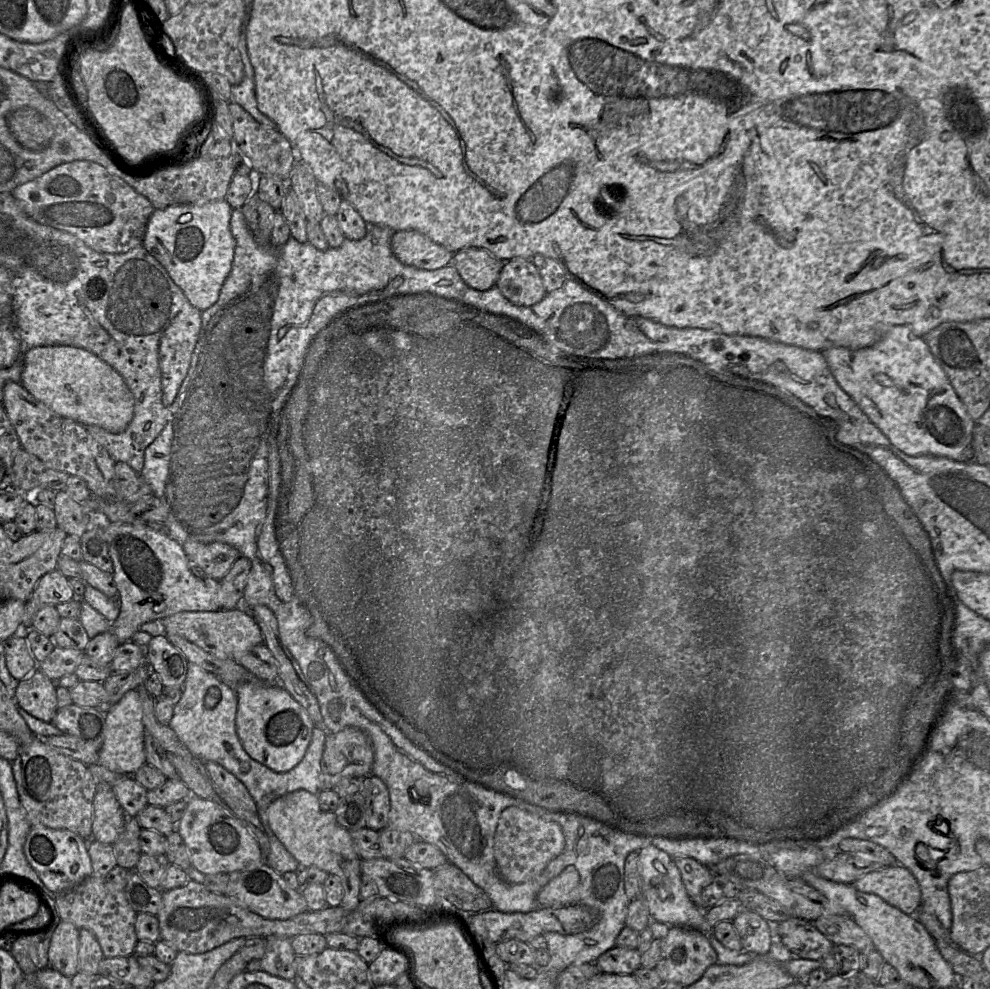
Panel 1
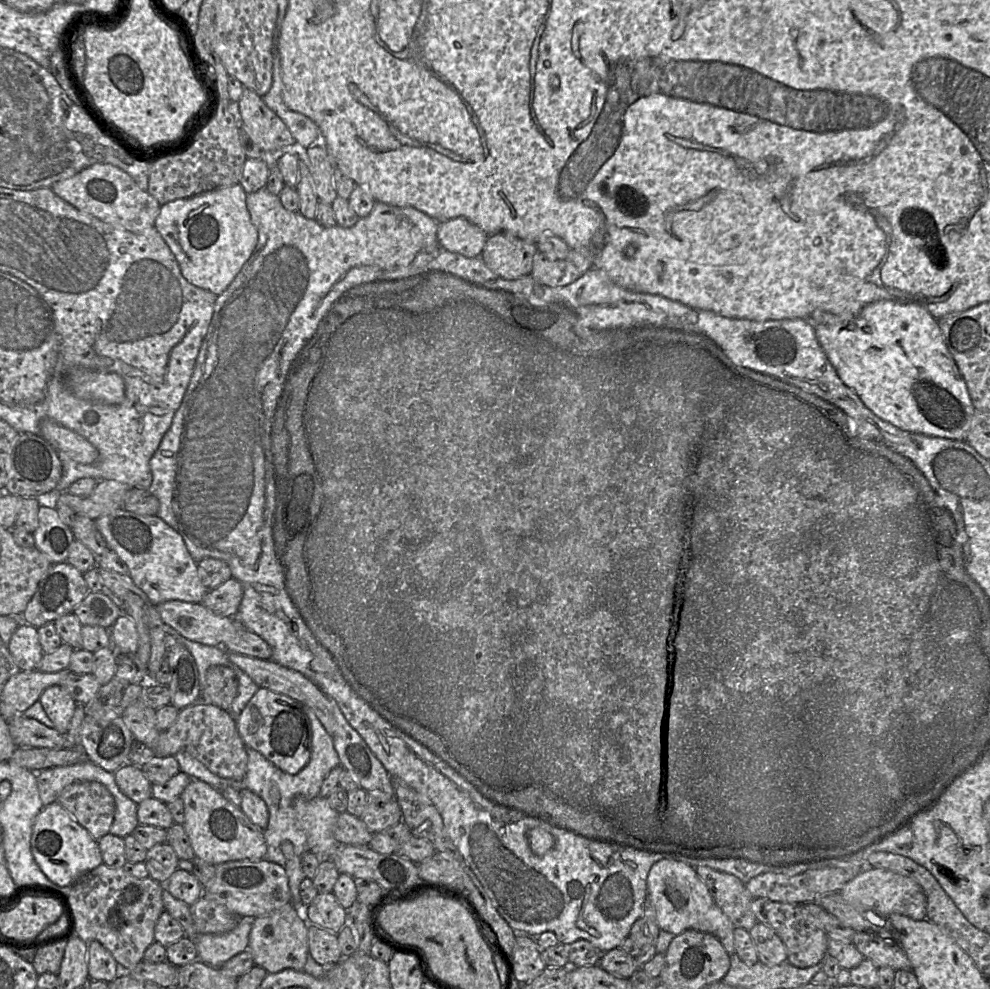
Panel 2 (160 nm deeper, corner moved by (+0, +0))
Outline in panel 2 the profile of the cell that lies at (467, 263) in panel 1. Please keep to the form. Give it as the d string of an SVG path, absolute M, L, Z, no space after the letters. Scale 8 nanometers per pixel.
M499 232L488 235L480 256L486 266L497 276L514 280L531 274L537 252L536 243Z

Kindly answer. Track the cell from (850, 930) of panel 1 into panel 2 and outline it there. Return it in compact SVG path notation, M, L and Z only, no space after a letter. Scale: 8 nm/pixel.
M857 931L852 944L878 968L887 966L896 971L912 970L906 952L896 941L885 939L874 932Z

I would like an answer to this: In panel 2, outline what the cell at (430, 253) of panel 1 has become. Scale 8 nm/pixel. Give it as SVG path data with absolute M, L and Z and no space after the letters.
M464 217L439 222L437 238L447 251L468 258L480 256L488 235Z

